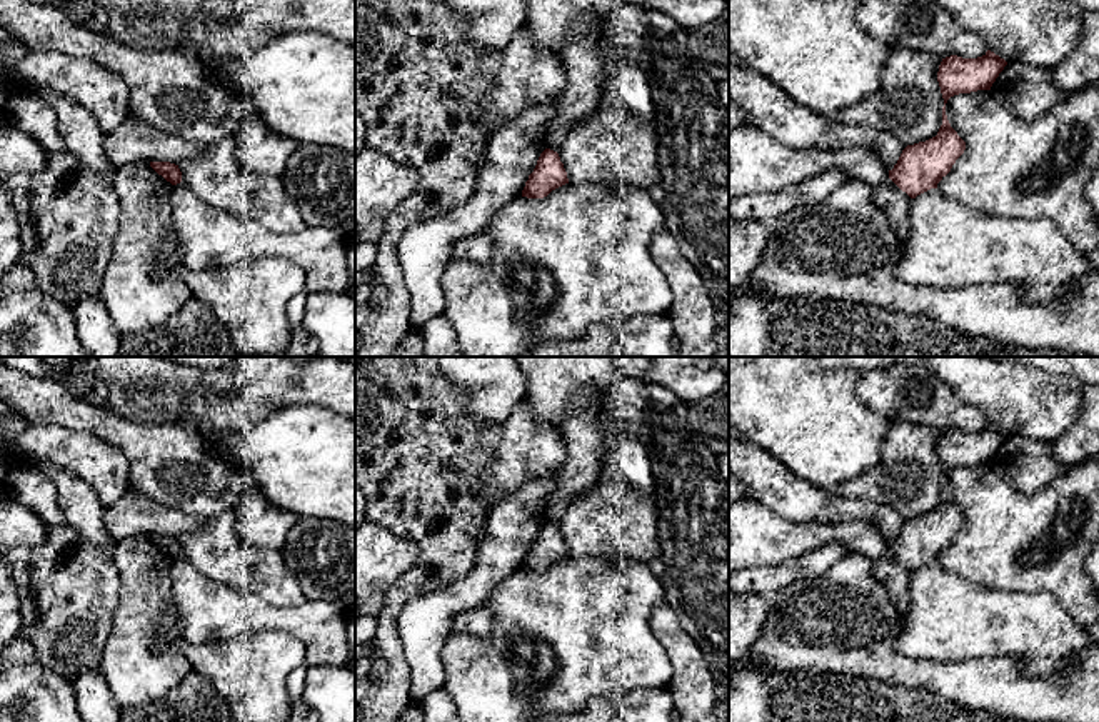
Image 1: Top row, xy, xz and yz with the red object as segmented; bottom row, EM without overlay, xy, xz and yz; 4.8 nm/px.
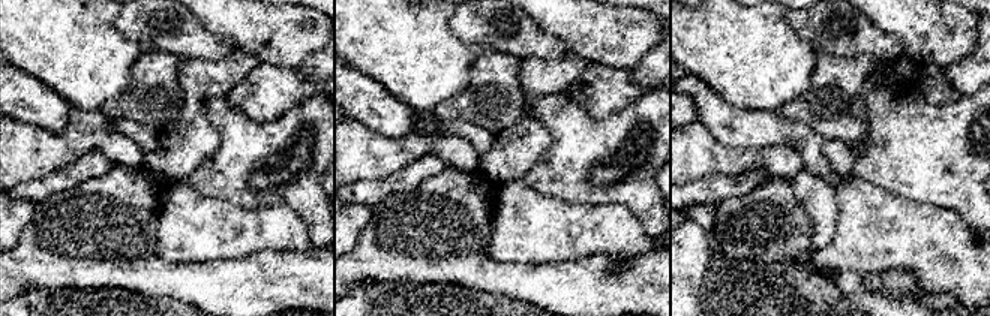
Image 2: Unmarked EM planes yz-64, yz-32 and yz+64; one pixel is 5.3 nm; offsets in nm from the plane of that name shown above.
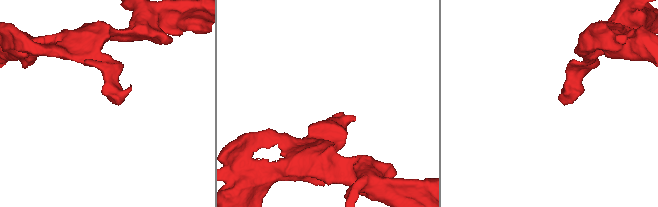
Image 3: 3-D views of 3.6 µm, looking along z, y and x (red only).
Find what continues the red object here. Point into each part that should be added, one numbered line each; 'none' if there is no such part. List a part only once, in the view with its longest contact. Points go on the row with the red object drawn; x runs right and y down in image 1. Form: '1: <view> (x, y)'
none

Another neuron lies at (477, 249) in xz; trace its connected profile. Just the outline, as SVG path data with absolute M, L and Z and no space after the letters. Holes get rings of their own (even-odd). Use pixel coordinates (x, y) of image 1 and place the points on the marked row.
M482 233L465 237L450 248L450 260L464 258L474 263L487 263L490 255L492 238Z

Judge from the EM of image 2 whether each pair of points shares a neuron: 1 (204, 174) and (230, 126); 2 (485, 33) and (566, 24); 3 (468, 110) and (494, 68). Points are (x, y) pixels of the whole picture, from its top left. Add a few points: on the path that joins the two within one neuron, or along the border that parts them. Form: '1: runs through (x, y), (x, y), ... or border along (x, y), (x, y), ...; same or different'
1: runs through (216, 162), (230, 149), (230, 138); same
2: border along (528, 15), (548, 33), (557, 36), (567, 50); different
3: runs through (479, 99), (494, 84), (494, 78); same

